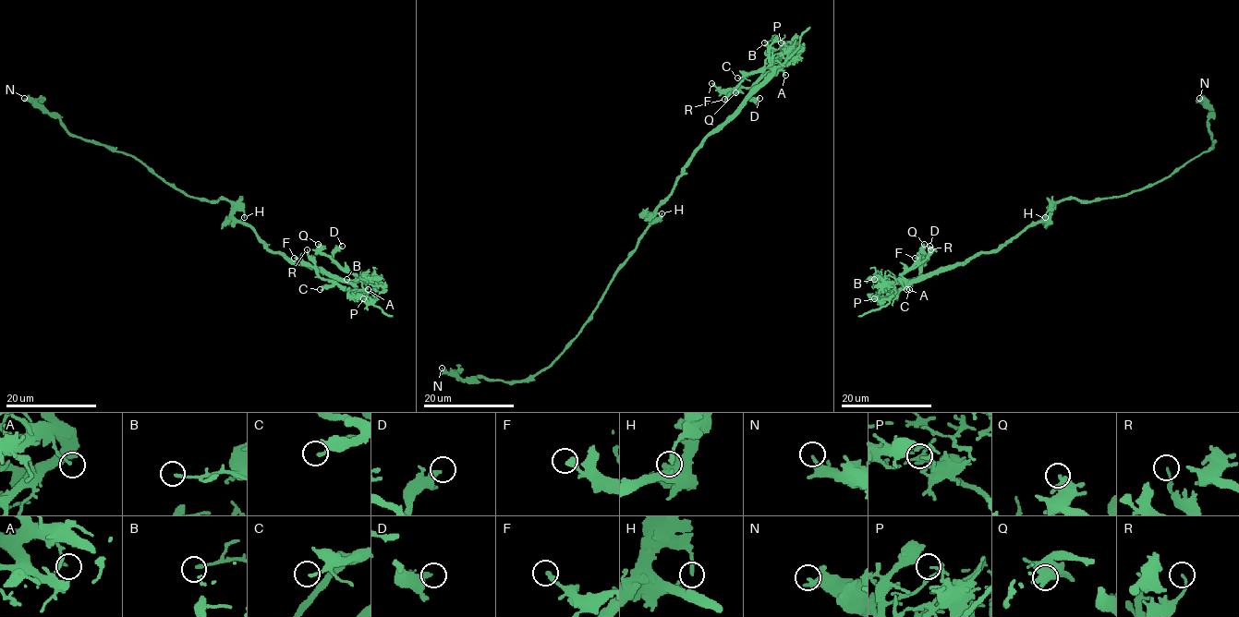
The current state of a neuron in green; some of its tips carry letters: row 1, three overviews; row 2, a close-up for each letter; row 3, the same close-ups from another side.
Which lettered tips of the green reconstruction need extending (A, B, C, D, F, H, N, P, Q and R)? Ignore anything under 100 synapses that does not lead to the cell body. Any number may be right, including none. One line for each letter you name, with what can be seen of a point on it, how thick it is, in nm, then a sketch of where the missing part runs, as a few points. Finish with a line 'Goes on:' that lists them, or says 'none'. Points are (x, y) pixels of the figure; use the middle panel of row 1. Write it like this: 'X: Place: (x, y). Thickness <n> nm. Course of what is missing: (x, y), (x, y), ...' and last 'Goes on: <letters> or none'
Goes on: none

